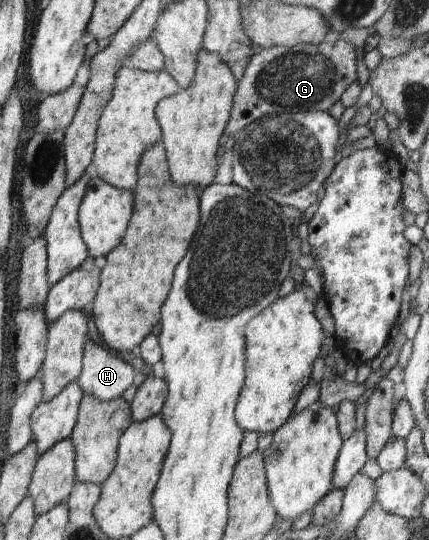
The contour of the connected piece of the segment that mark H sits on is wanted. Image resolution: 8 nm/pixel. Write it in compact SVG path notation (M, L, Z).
M90 339L85 341L83 350L83 368L79 379L84 392L107 402L121 397L133 384L137 370L131 364Z

